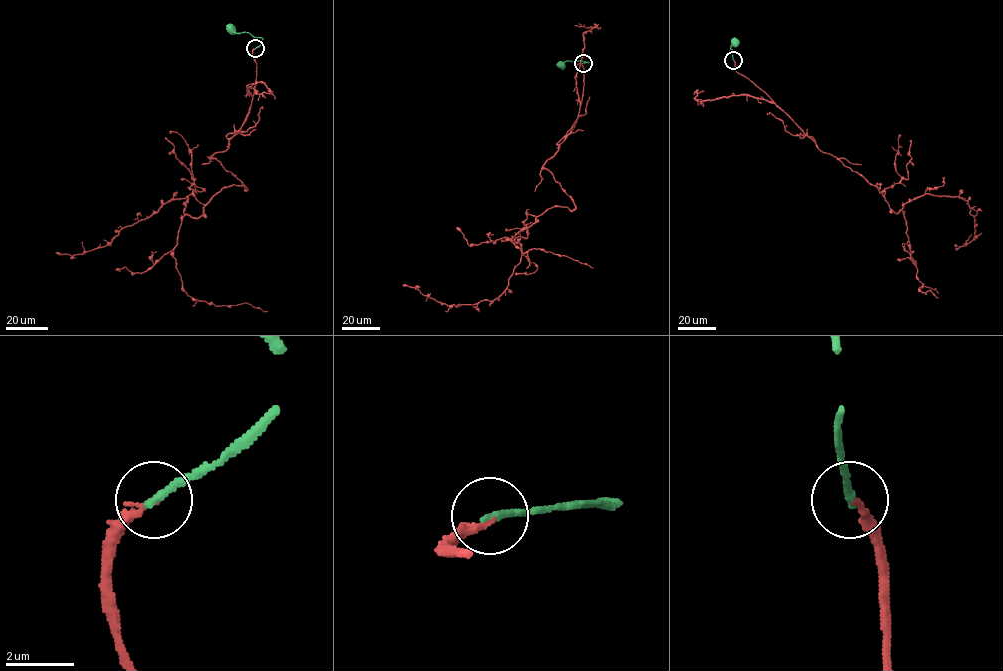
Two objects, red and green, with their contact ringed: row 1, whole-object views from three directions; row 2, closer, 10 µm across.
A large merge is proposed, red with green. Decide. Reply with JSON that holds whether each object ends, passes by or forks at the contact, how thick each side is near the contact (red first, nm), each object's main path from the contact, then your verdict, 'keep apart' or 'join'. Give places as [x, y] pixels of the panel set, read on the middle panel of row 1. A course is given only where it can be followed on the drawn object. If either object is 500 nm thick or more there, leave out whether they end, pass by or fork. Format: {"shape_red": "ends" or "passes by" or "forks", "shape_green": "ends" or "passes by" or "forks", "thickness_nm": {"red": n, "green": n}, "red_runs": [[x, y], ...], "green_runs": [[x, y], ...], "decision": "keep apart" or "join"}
{"shape_red": "ends", "shape_green": "ends", "thickness_nm": {"red": 200, "green": 240}, "red_runs": [[582, 63], [577, 122], [542, 167], [575, 208], [518, 233], [521, 259], [492, 301], [448, 305], [402, 285]], "green_runs": [[582, 63], [565, 61], [561, 65]], "decision": "join"}

